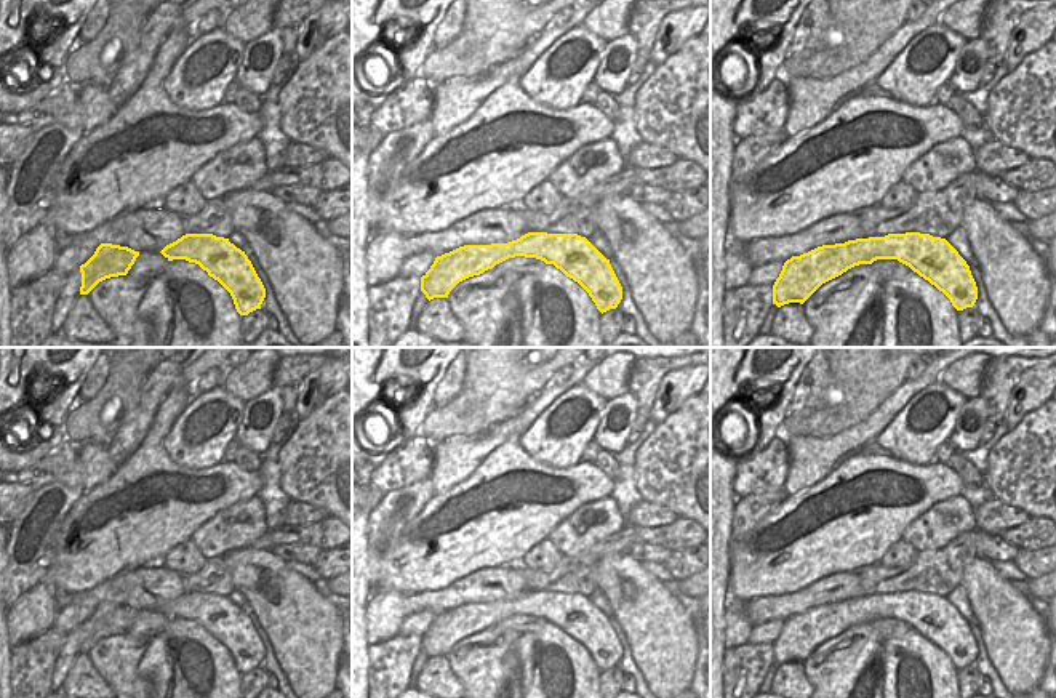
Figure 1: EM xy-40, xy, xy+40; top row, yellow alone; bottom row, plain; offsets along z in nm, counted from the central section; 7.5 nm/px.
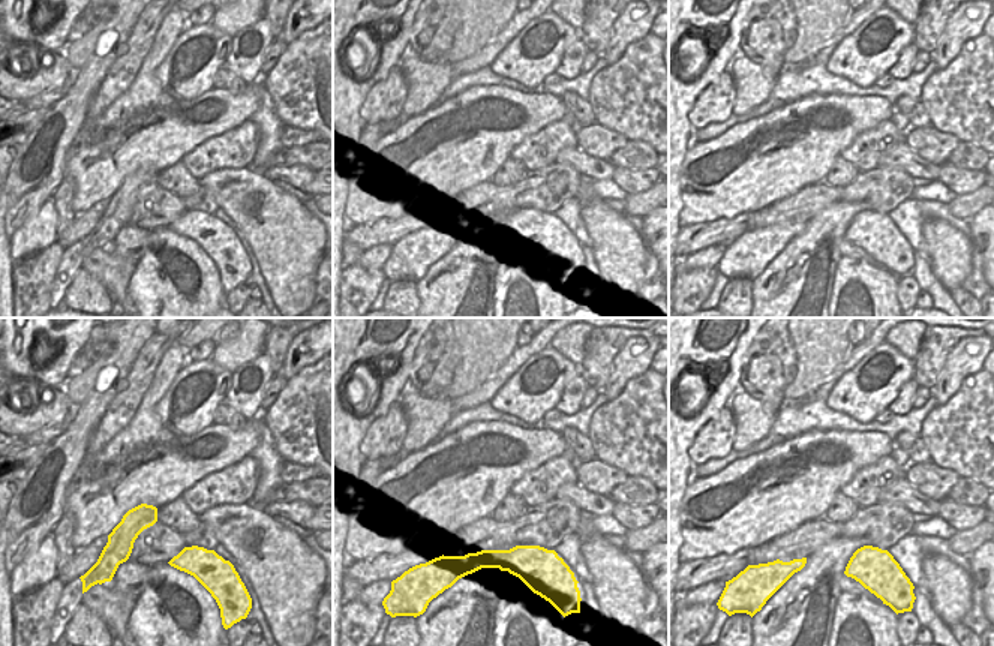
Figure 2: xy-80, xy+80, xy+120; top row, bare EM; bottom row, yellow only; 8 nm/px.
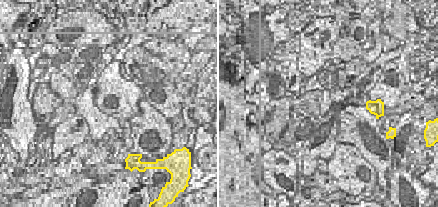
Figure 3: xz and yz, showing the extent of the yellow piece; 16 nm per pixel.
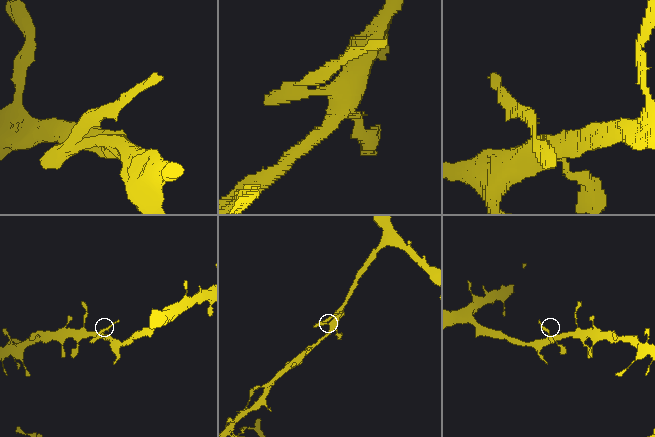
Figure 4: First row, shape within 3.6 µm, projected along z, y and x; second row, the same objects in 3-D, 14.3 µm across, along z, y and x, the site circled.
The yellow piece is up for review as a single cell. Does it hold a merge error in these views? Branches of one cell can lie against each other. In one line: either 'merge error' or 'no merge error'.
no merge error

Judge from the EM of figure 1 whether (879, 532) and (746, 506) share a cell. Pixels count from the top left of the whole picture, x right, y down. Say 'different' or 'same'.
different

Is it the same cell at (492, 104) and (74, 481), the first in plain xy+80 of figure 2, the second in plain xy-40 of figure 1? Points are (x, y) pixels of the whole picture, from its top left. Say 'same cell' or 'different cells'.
different cells

